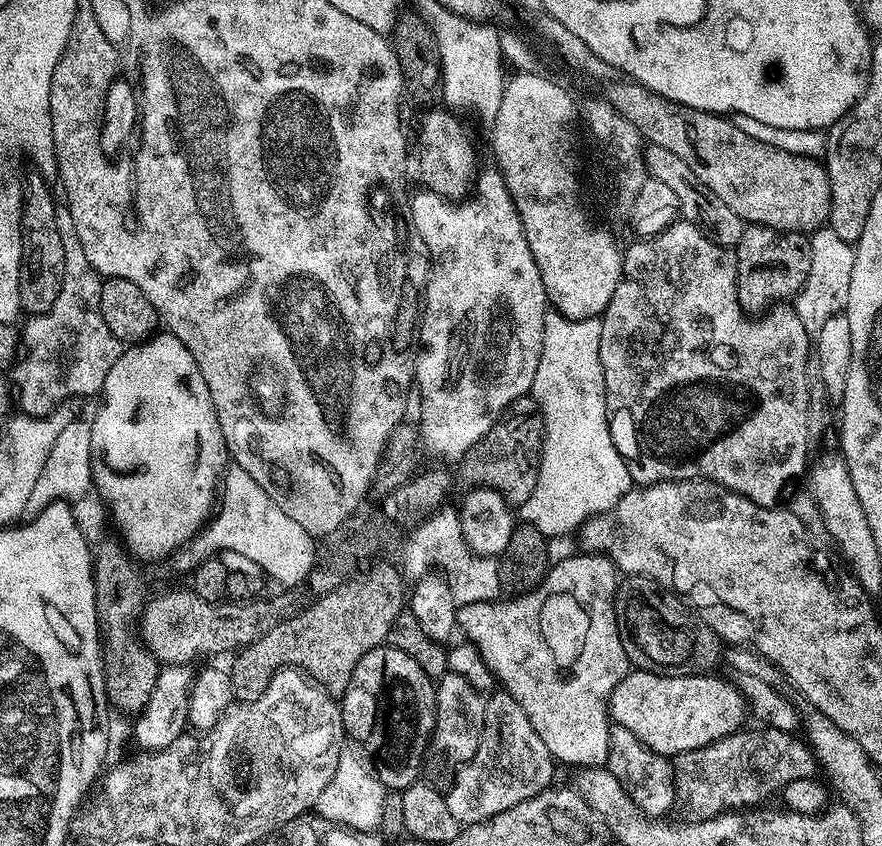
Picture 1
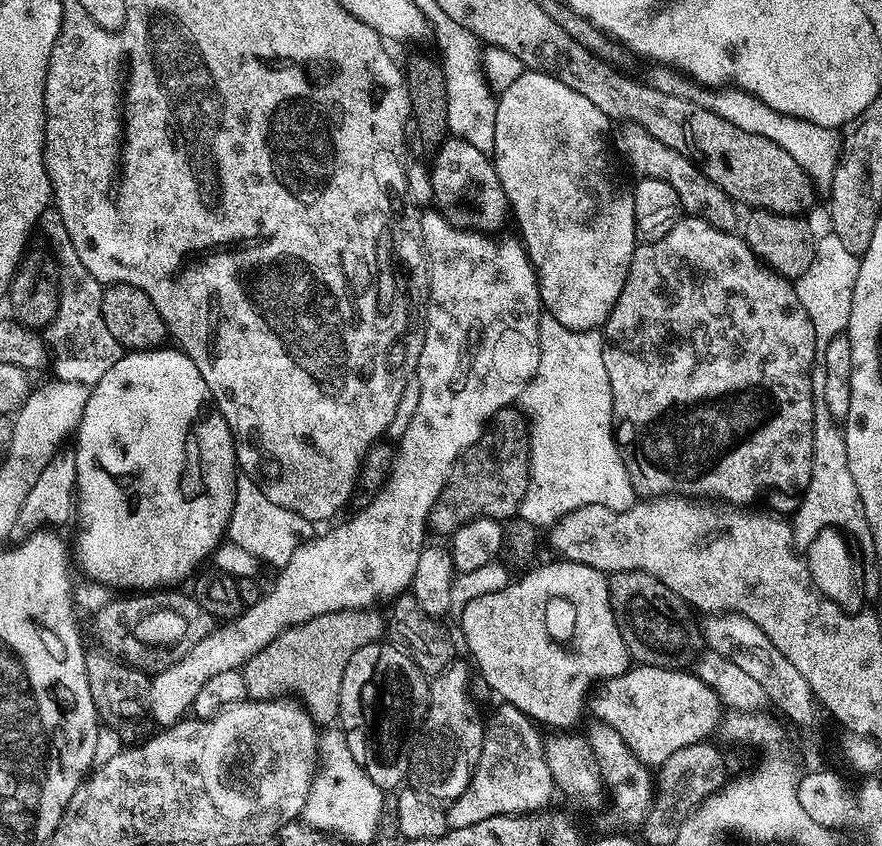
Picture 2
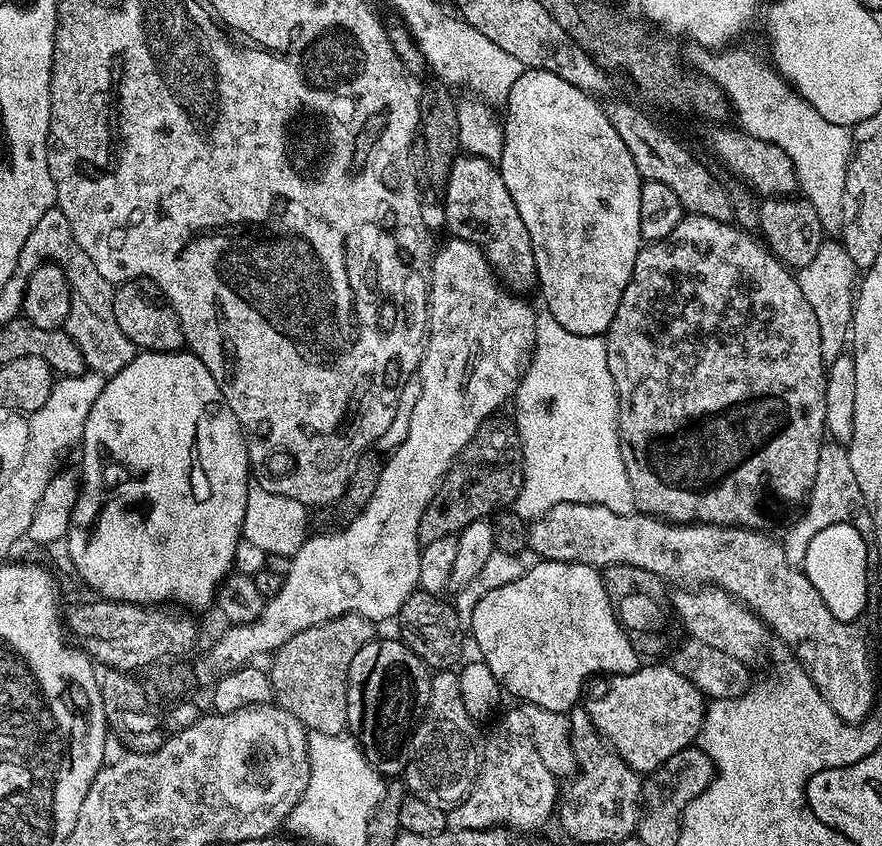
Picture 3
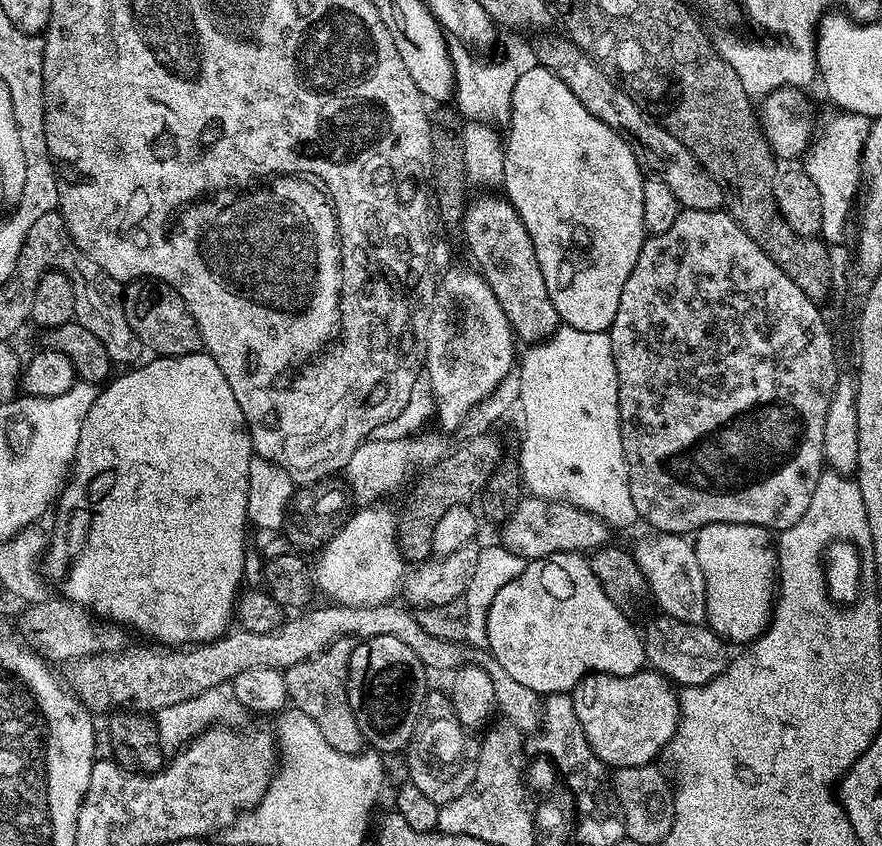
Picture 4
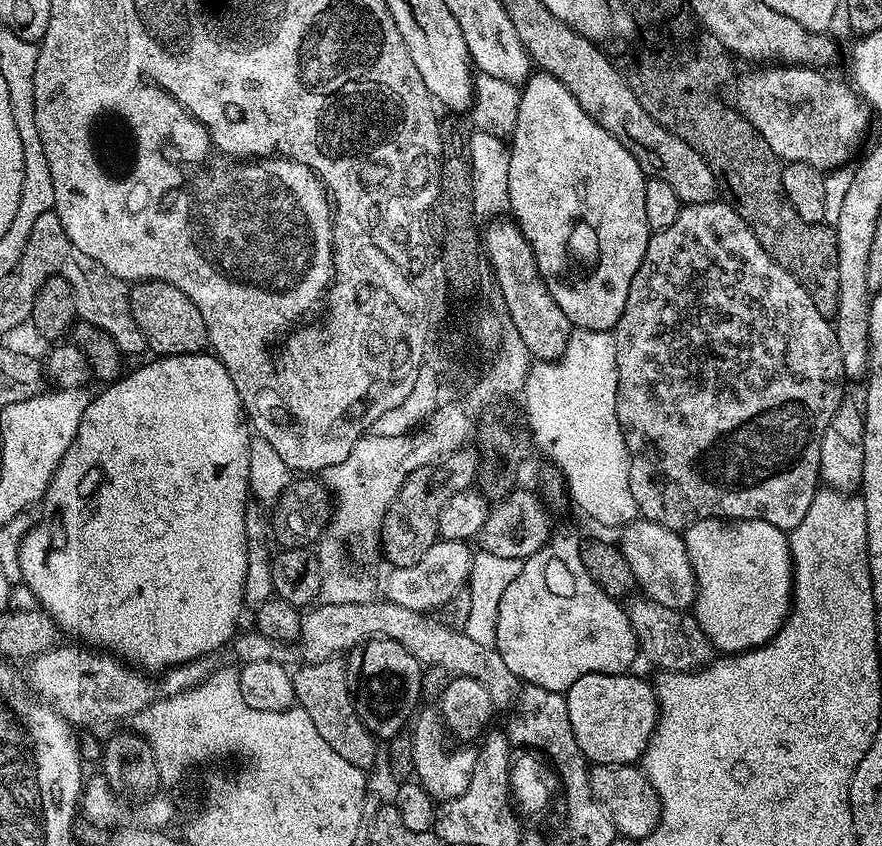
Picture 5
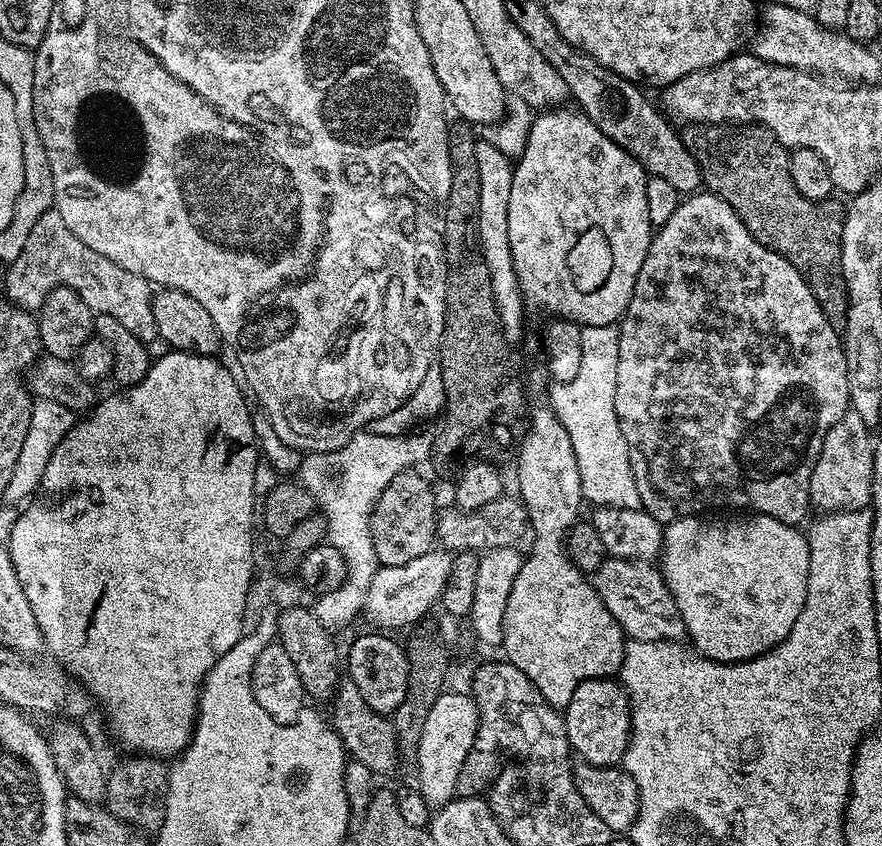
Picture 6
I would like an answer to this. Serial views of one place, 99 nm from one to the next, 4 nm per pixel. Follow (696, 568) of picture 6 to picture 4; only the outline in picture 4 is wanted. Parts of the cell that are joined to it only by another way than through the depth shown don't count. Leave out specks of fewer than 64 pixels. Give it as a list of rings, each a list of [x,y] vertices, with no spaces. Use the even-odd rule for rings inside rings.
[[[714,522],[695,533],[694,543],[706,586],[707,627],[729,645],[751,644],[772,622],[774,593],[778,588],[773,533],[753,524]]]

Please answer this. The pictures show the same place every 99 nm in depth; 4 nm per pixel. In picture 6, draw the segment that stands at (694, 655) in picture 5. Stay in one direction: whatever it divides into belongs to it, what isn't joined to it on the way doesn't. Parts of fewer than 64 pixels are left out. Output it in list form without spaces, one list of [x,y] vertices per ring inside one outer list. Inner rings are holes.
[[[606,558],[594,573],[594,587],[628,640],[680,642],[685,639],[682,614],[678,614],[678,606],[664,584],[664,577],[655,567],[639,560]]]

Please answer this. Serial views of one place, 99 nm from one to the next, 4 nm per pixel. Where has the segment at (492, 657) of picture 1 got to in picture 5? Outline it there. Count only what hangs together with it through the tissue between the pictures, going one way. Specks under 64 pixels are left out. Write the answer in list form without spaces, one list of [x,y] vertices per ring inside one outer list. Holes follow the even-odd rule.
[[[557,531],[542,546],[542,550],[538,550],[533,556],[528,557],[524,561],[522,571],[518,573],[518,578],[514,578],[514,582],[510,582],[506,594],[502,594],[502,603],[498,605],[498,634],[496,635],[496,649],[498,654],[502,654],[502,658],[506,661],[506,667],[510,669],[510,674],[514,674],[524,684],[533,684],[539,688],[545,688],[551,692],[567,693],[570,686],[574,686],[574,682],[578,682],[578,678],[582,678],[582,674],[590,674],[597,672],[598,674],[618,674],[619,672],[627,673],[628,668],[635,662],[638,657],[638,645],[636,643],[636,635],[632,629],[632,623],[628,621],[628,613],[623,607],[620,608],[613,597],[608,596],[598,586],[598,582],[594,582],[594,578],[590,578],[590,574],[586,570],[586,566],[580,557],[582,540],[576,536],[571,536],[568,532]]]

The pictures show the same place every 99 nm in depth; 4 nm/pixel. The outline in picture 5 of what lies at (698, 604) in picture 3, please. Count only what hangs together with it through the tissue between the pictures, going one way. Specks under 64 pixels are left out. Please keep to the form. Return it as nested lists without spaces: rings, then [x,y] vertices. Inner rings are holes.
[[[643,518],[623,525],[620,534],[618,546],[626,562],[630,562],[630,570],[634,570],[636,588],[648,599],[662,602],[662,606],[670,606],[679,612],[691,609],[696,603],[696,579],[690,566],[690,558],[686,554],[683,535]]]

